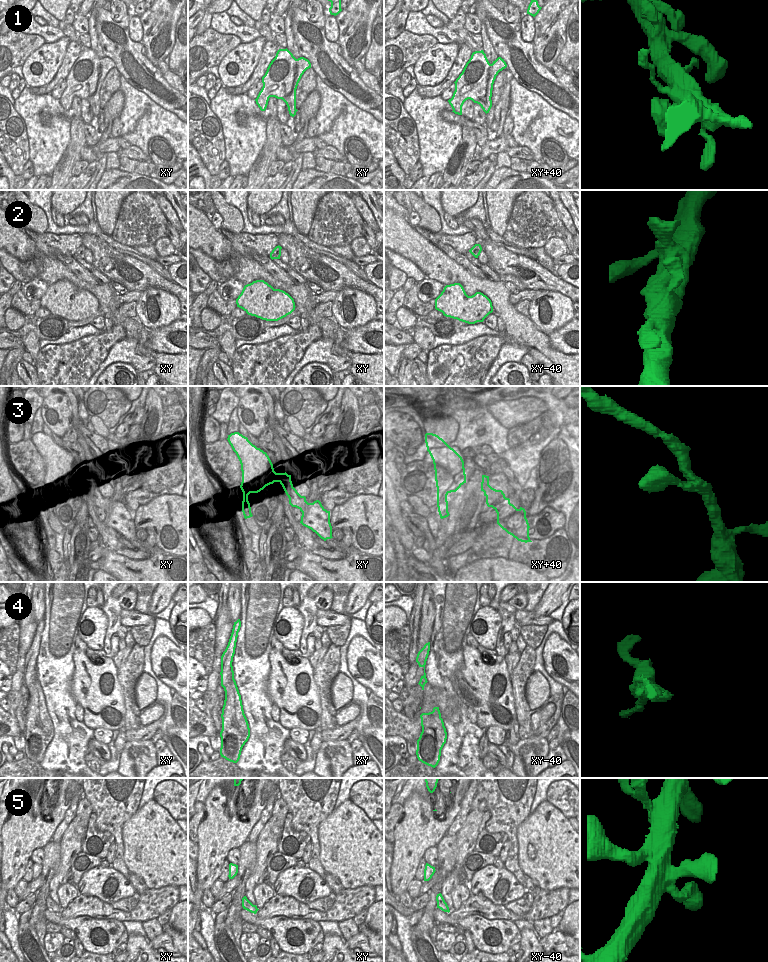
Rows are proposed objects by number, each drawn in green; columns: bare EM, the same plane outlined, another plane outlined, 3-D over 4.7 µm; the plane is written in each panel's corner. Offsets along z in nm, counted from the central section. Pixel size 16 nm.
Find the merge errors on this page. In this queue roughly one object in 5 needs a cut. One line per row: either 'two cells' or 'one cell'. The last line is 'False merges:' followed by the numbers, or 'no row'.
1: one cell
2: one cell
3: one cell
4: two cells
5: one cell
False merges: 4

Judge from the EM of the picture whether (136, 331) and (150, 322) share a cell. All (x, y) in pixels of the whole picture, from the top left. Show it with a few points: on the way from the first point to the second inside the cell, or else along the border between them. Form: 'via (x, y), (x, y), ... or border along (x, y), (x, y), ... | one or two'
border along (137, 317), (149, 330) | two

